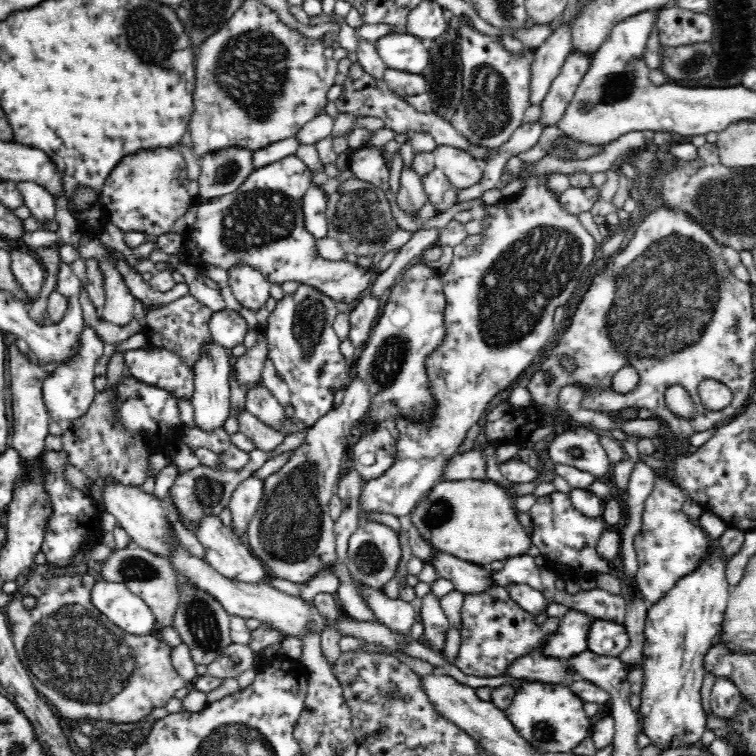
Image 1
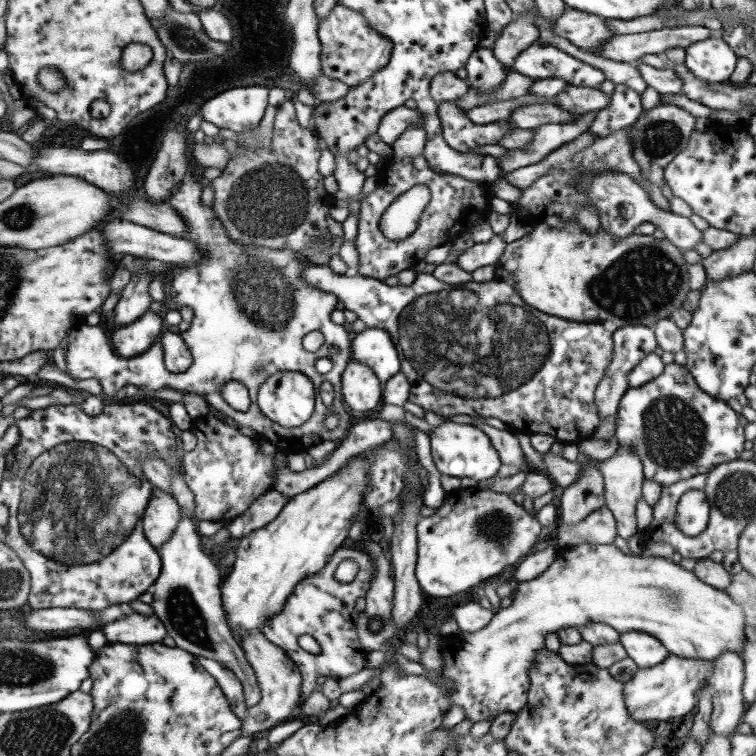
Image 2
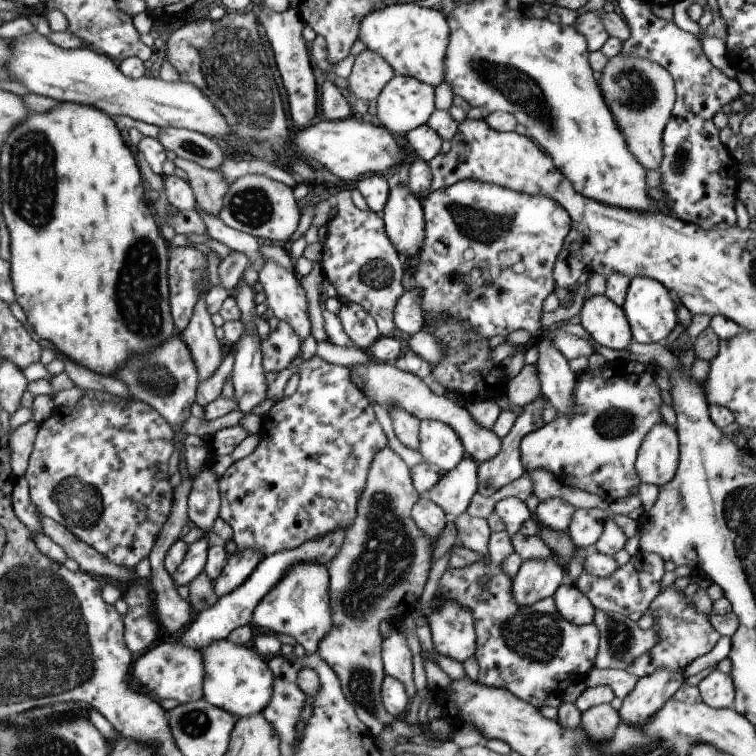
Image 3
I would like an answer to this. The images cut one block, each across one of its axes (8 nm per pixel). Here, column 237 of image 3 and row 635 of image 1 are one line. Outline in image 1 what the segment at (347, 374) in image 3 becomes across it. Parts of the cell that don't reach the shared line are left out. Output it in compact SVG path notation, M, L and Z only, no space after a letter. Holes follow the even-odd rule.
M496 586L484 594L466 594L464 596L464 606L462 606L462 624L464 628L460 630L462 636L462 646L460 654L454 660L454 664L468 676L480 676L480 678L490 678L490 676L504 676L508 668L512 666L514 660L530 654L534 648L540 646L540 642L560 628L560 618L548 618L542 626L534 622L534 614L526 612L504 586Z

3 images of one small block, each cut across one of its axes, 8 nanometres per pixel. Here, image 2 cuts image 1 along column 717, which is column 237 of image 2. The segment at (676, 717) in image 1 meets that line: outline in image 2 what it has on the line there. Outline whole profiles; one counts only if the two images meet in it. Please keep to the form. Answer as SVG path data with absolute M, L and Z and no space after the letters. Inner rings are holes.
M359 456L351 458L345 468L333 472L331 480L293 498L281 512L279 520L273 520L267 528L251 532L247 538L239 540L237 560L223 582L227 622L239 642L243 642L245 636L263 632L275 616L285 612L291 596L299 590L299 584L323 572L327 564L331 564L331 556L347 544L347 532L363 502L363 490L369 476L367 470L367 460Z

